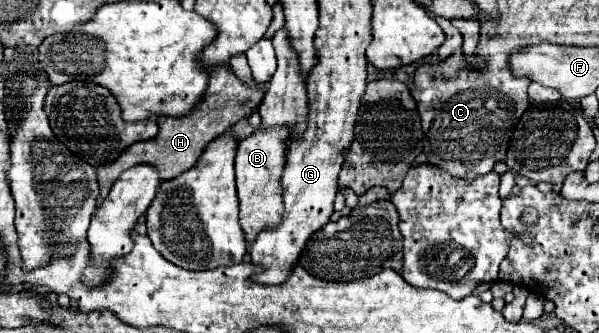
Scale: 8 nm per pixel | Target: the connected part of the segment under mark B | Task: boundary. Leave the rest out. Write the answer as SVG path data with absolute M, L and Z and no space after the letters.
M263 129L255 131L251 137L239 141L235 171L237 171L237 195L239 195L239 223L245 233L247 245L283 217L283 189L279 189L279 173L285 165L285 147L287 147L287 129Z

